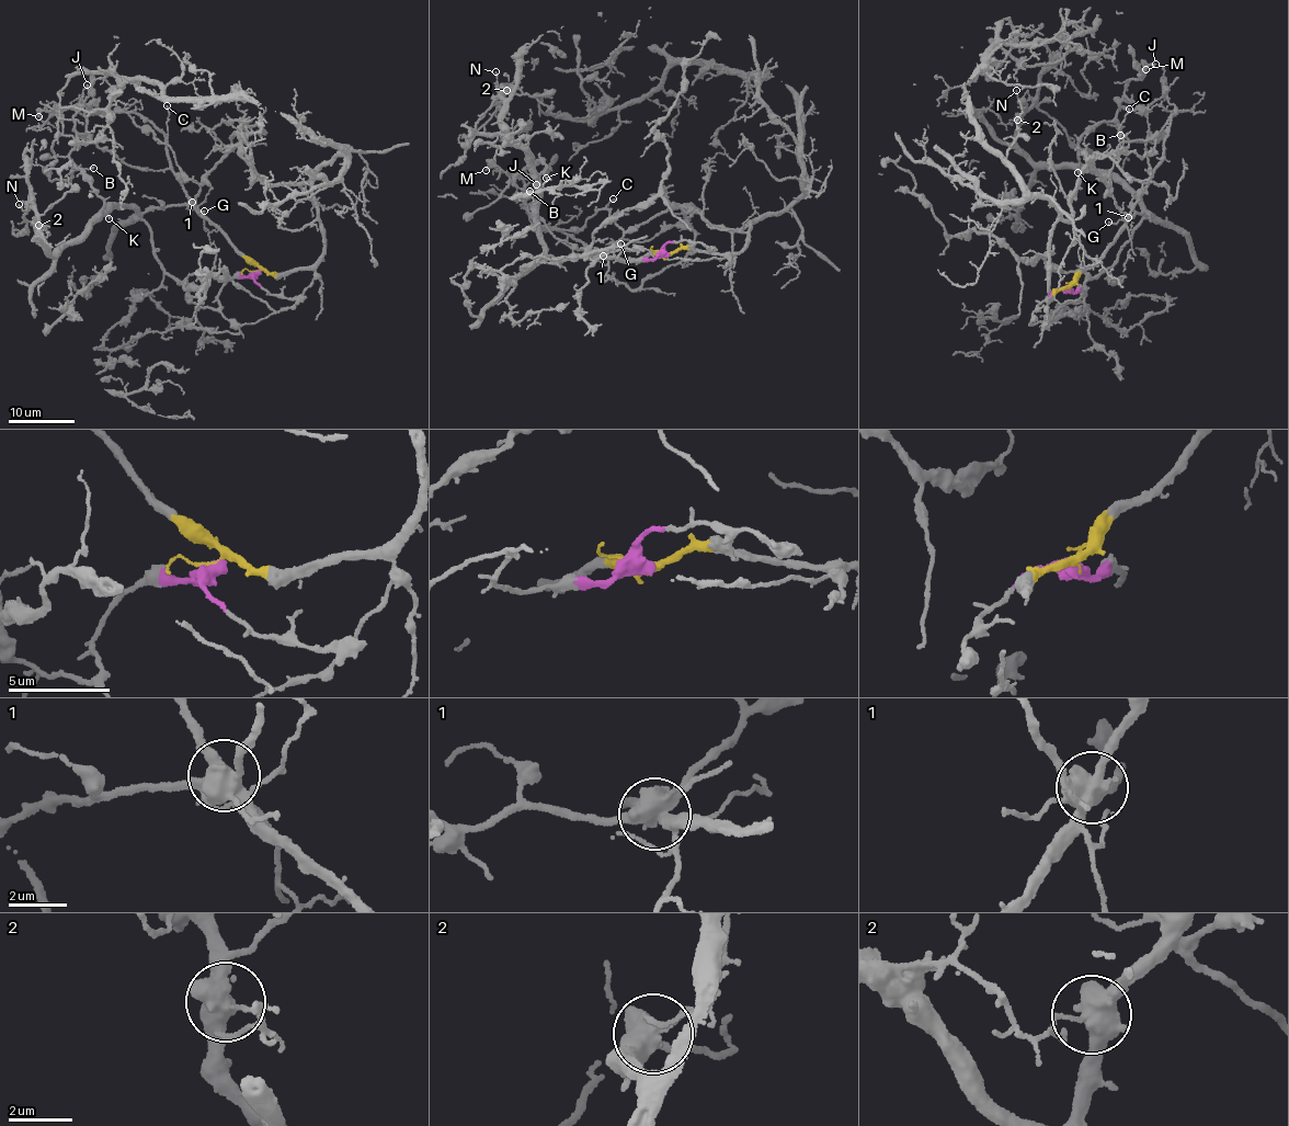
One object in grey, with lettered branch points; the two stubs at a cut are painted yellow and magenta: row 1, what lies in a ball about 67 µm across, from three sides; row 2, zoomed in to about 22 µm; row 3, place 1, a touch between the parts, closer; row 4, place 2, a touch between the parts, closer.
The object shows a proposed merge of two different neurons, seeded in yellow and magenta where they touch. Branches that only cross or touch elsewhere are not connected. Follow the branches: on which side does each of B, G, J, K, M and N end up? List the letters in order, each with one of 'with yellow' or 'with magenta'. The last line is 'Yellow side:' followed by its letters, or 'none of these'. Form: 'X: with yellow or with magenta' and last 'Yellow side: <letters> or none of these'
B: with magenta
G: with magenta
J: with magenta
K: with magenta
M: with magenta
N: with magenta
Yellow side: none of these

